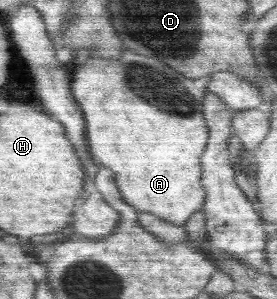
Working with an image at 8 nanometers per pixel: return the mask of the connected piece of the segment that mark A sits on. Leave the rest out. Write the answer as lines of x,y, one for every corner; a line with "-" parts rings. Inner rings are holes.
128,49
116,61
90,57
72,75
72,93
84,117
90,153
100,161
100,165
115,173
121,196
136,211
154,214
183,227
194,212
202,210
206,190
200,187
201,155
209,136
202,109
209,82
209,77
186,79
162,64
158,57
142,57

